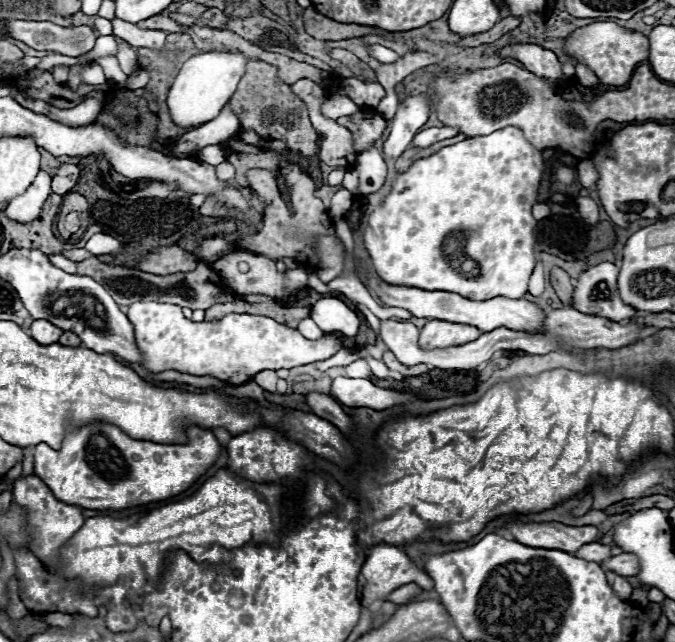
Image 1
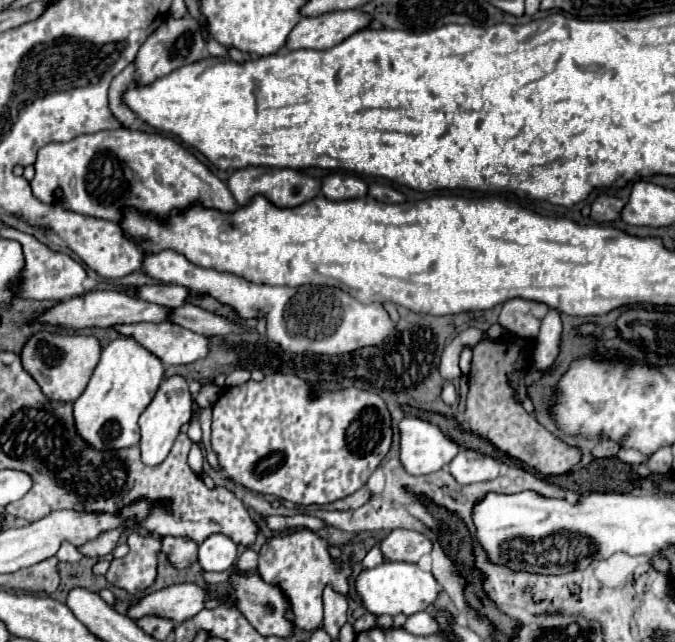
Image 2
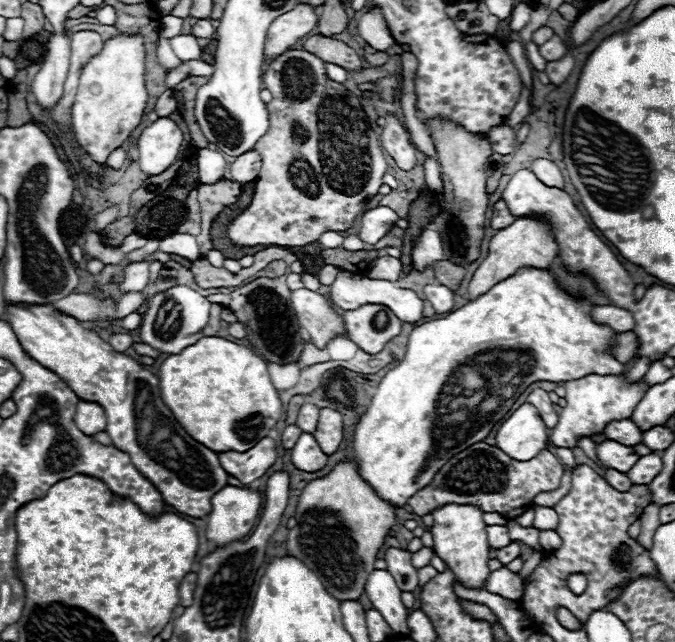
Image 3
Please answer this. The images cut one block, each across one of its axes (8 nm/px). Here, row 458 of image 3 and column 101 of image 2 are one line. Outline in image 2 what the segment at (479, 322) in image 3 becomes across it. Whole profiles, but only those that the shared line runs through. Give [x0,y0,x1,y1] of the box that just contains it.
[74,336,164,448]

